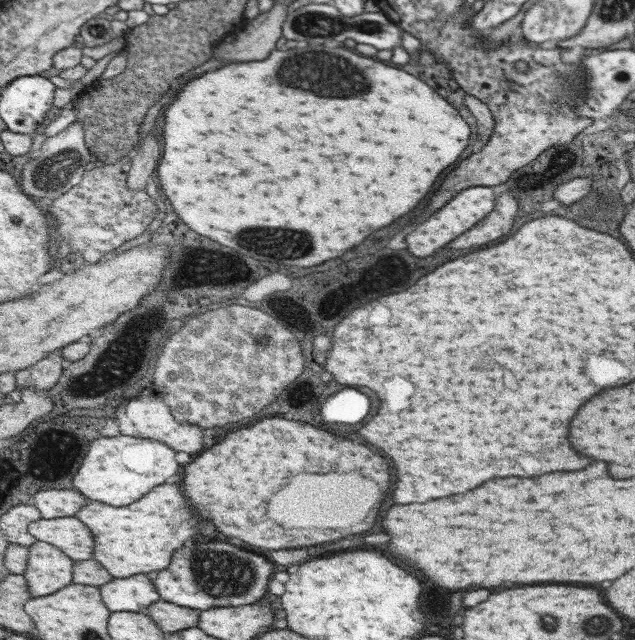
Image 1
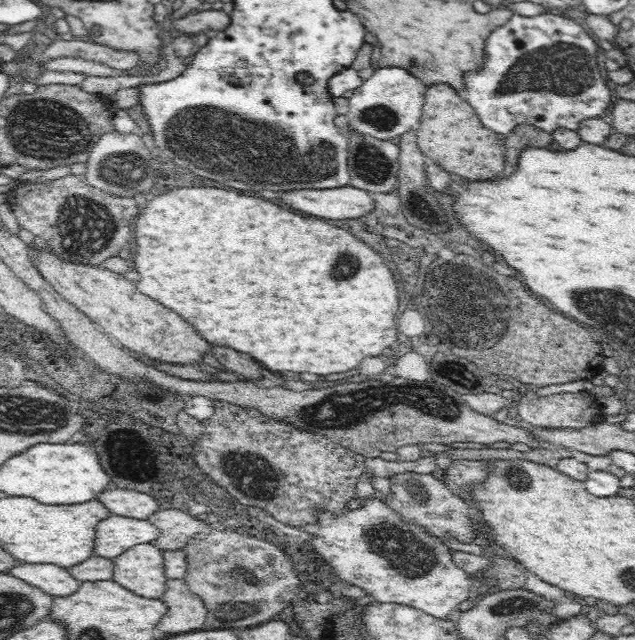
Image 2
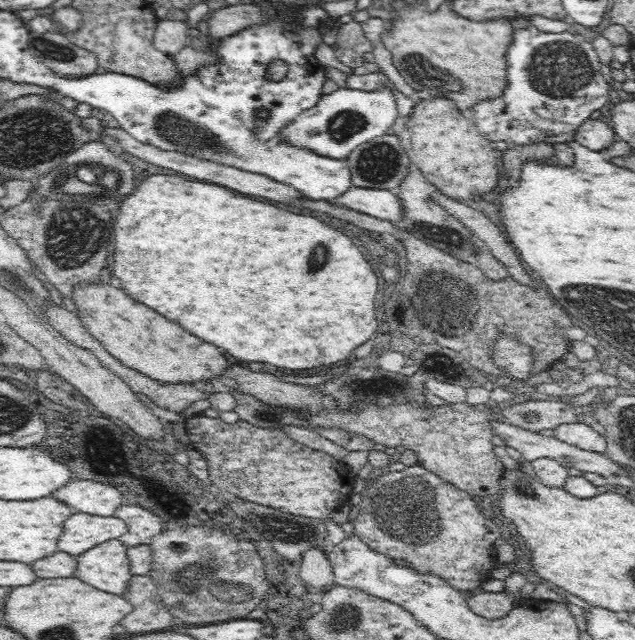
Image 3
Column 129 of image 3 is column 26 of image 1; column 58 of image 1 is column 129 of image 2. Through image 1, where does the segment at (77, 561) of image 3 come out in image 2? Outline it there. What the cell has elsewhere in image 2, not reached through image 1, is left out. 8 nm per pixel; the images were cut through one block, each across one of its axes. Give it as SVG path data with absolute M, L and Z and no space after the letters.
M144 543L128 546L114 558L110 558L112 563L112 581L144 598L160 598L160 594L165 590L165 581L162 568L162 557L160 550L156 547Z

